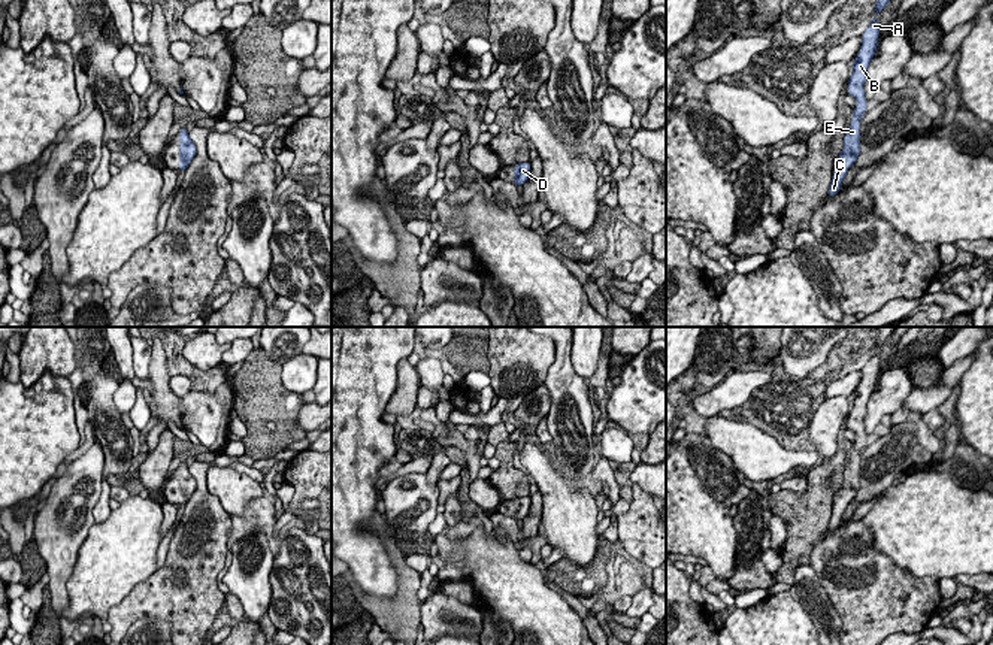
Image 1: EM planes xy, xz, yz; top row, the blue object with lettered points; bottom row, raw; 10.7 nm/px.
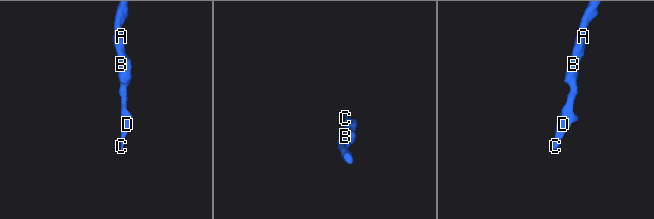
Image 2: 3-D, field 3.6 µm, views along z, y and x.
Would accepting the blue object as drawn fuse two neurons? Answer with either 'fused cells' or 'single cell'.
single cell

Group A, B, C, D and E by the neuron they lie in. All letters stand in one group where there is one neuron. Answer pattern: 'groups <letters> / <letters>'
groups A B C D E

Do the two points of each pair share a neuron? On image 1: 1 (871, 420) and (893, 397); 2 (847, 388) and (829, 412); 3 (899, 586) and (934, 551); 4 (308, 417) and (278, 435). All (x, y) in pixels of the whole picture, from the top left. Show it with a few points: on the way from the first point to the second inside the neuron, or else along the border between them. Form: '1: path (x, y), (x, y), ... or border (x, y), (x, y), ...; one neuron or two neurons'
1: path (877, 414), (887, 403); one neuron
2: border (847, 396), (832, 396), (825, 400); two neurons
3: border (883, 553), (917, 578), (935, 577), (938, 580); two neurons
4: border (305, 403), (297, 414), (297, 424), (305, 432); two neurons

